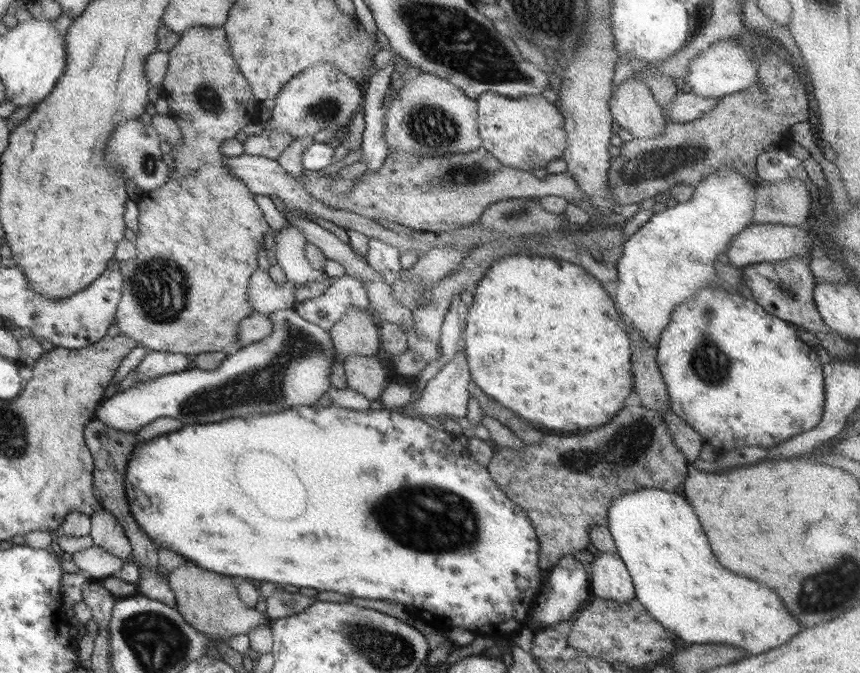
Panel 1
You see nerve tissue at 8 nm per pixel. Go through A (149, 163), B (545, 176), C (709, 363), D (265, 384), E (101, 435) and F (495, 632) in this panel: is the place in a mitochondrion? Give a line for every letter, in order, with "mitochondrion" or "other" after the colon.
A: mitochondrion
B: other
C: mitochondrion
D: mitochondrion
E: mitochondrion
F: other

